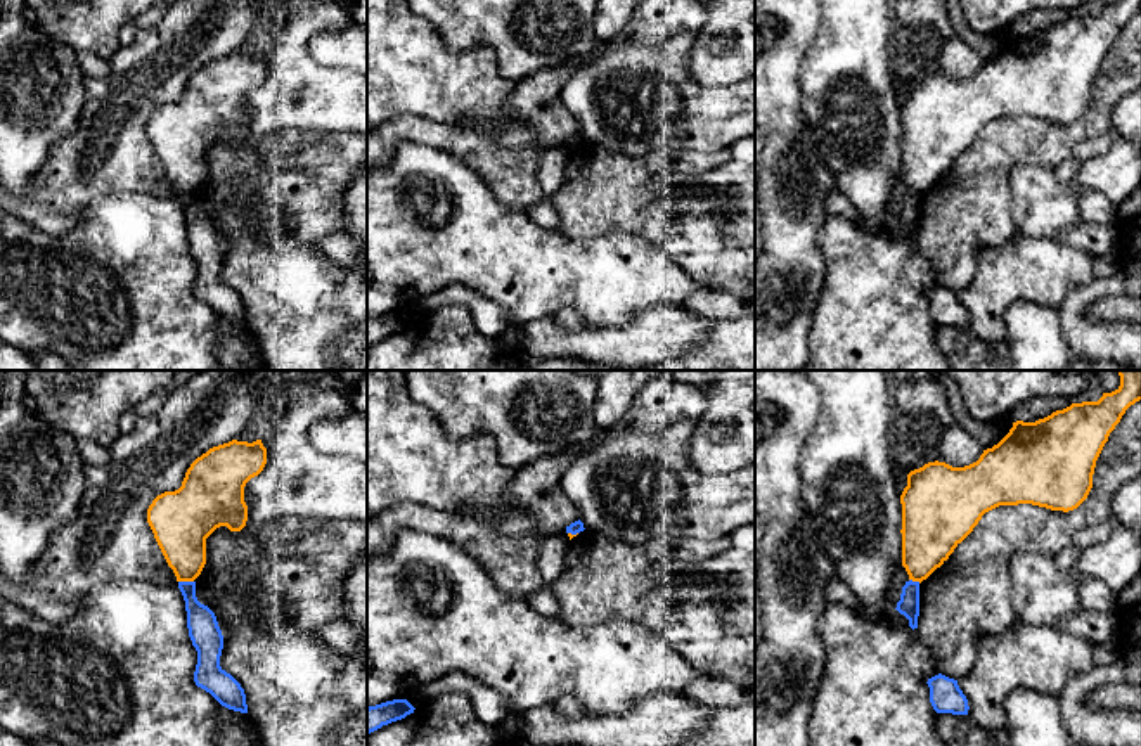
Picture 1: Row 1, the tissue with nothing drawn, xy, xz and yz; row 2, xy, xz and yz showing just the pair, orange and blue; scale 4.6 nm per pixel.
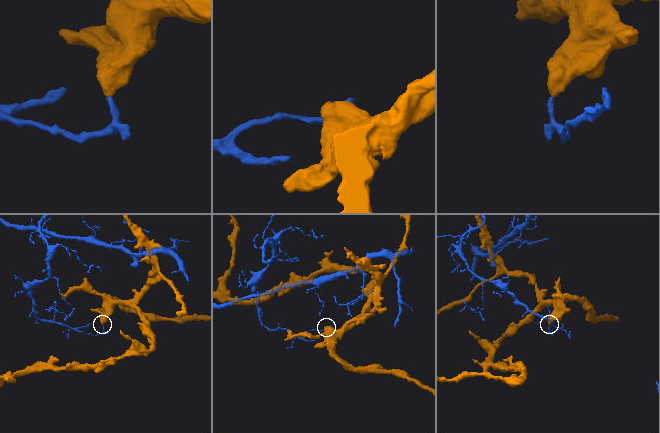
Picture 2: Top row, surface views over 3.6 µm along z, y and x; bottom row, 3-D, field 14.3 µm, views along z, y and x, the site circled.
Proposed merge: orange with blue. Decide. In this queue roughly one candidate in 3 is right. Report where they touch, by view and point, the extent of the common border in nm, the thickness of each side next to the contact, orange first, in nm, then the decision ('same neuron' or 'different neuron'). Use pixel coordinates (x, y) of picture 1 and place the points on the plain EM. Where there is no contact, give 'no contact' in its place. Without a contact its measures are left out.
meets orange in xy at (186, 192); contact 70 nm long; 260 nm thick on the orange side, 140 nm on the other; different neuron

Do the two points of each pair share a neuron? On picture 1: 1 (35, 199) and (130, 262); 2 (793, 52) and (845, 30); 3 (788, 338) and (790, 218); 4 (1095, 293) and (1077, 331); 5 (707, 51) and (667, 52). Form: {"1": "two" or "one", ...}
{"1": "two", "2": "two", "3": "one", "4": "one", "5": "two"}

